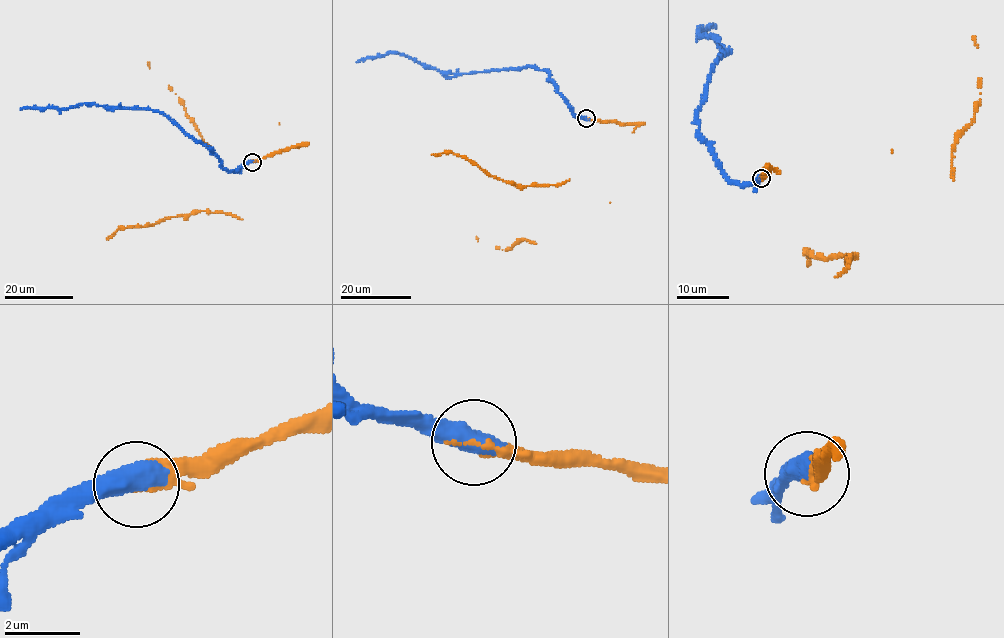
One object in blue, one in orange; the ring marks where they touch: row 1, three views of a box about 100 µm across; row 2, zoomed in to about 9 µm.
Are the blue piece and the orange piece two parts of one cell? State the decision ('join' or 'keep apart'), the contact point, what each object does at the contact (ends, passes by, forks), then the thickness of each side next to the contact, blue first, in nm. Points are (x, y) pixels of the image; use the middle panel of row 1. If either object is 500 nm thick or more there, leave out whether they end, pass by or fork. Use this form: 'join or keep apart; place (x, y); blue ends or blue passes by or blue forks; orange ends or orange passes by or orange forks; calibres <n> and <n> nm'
join; place (586, 118); calibres 700 and 150 nm

